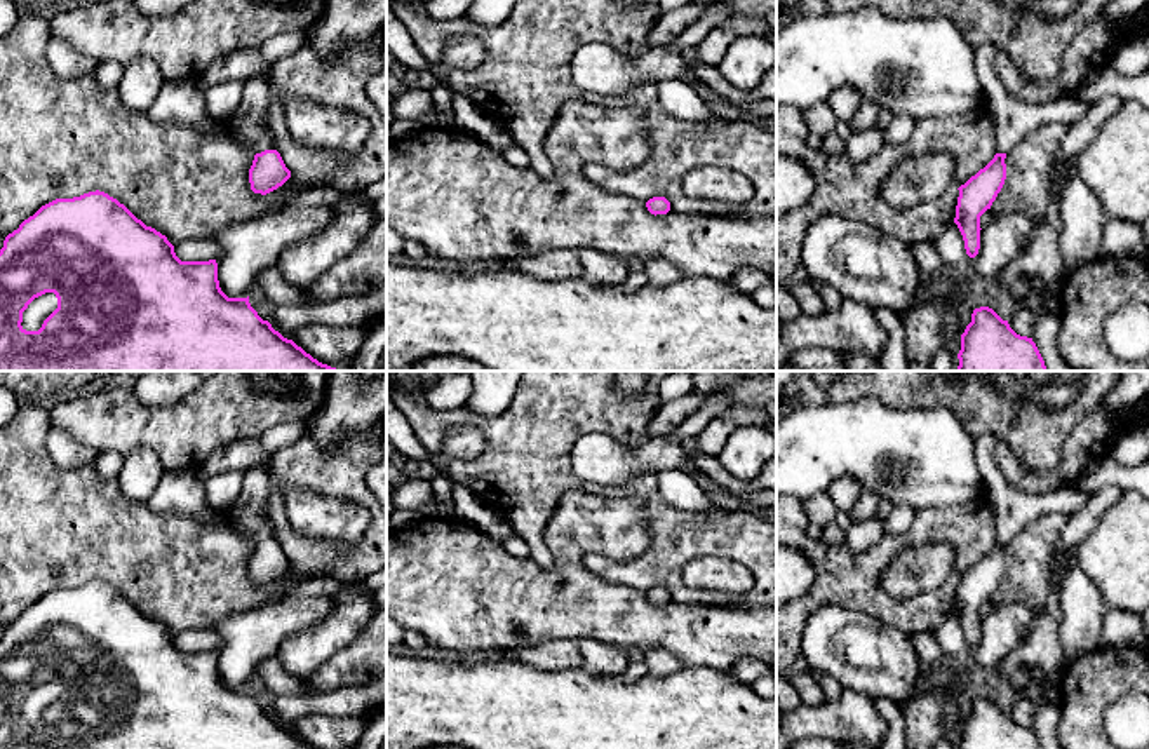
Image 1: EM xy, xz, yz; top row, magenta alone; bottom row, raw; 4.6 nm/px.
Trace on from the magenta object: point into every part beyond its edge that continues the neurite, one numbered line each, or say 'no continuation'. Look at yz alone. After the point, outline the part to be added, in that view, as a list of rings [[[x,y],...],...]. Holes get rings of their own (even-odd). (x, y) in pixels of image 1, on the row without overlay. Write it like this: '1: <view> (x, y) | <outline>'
1: yz (1014, 509) | [[[985,434],[975,439],[975,463],[985,482],[985,496],[992,503],[996,514],[996,542],[1008,543],[1031,521],[1041,514],[1062,512],[1072,516],[1093,495],[1074,486],[1062,484],[1046,495],[1029,495],[1010,484],[996,463],[996,446],[999,439]]]

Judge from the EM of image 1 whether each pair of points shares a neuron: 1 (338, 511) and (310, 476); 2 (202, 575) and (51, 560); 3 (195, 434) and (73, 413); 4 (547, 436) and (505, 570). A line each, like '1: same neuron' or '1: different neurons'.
1: different neurons
2: same neuron
3: same neuron
4: different neurons

